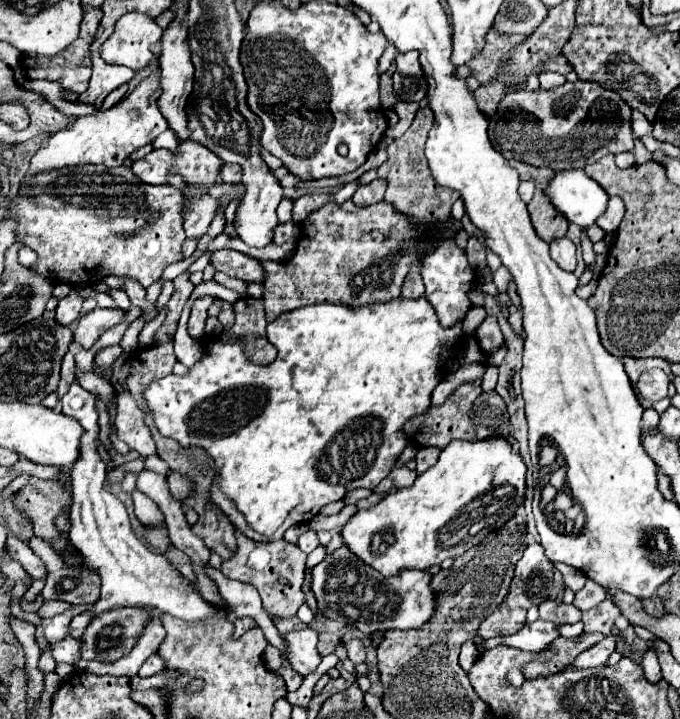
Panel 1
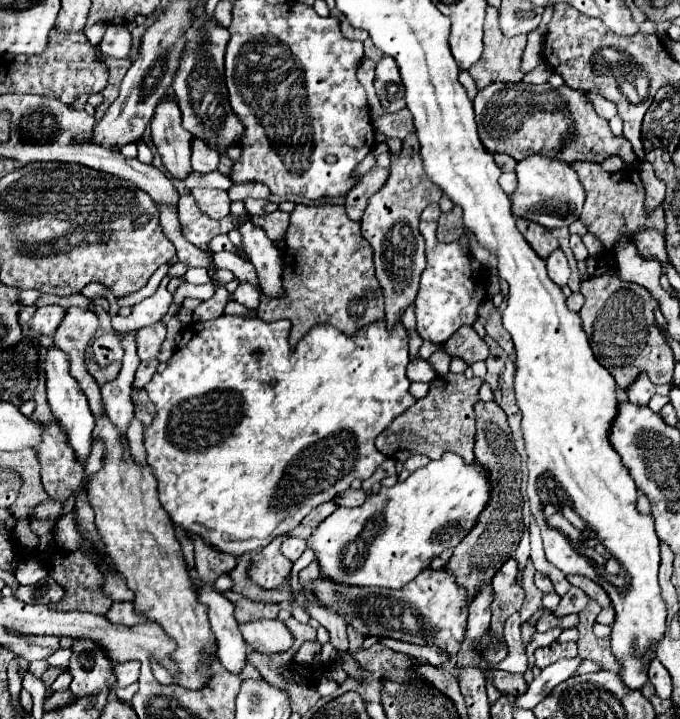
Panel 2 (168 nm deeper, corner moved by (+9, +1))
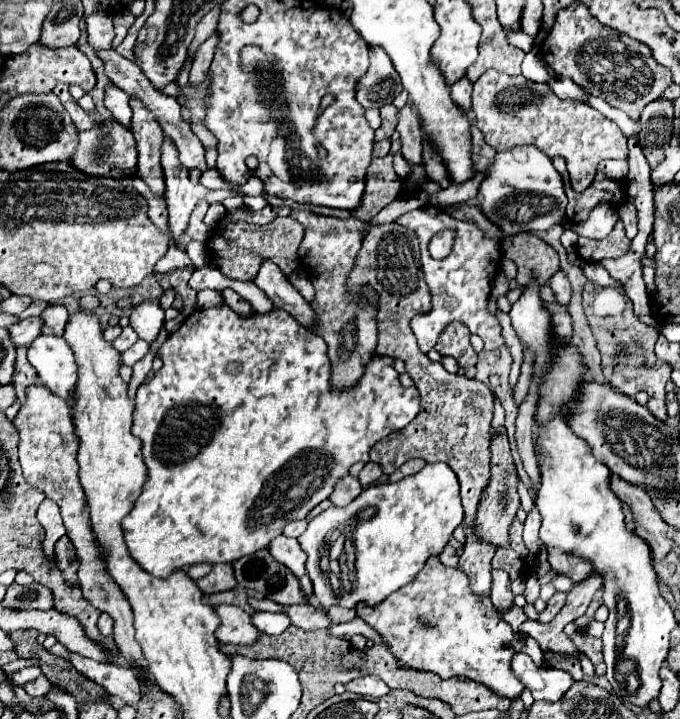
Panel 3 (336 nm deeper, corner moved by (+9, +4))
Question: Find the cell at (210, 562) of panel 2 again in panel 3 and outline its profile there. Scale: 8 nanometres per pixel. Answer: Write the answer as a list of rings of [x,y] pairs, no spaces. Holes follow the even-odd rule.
[[[219,564],[213,566],[213,570],[197,580],[197,586],[203,590],[203,594],[213,594],[213,592],[223,592],[223,590],[231,590],[235,588],[235,574],[233,574],[233,566],[231,564]]]

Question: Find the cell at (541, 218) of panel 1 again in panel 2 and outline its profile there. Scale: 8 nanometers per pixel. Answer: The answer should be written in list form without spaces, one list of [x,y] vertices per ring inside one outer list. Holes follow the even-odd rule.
[[[517,221],[517,227],[525,241],[531,245],[531,249],[535,249],[535,253],[541,259],[547,259],[555,249],[559,249],[557,239],[541,225],[535,225],[533,221]]]

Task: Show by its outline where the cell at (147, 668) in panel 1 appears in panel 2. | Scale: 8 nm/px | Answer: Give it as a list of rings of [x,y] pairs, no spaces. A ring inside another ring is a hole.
[[[133,661],[131,663],[123,663],[123,665],[115,665],[113,673],[117,677],[117,687],[127,687],[127,685],[137,681],[137,677],[139,677],[139,665],[135,665]]]

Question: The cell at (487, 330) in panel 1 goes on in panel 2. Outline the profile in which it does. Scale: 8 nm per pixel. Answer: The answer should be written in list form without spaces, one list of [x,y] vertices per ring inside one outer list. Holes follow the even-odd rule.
[[[463,327],[455,335],[451,335],[449,341],[443,345],[443,351],[451,357],[463,359],[467,365],[487,359],[487,343],[479,339],[473,327]]]

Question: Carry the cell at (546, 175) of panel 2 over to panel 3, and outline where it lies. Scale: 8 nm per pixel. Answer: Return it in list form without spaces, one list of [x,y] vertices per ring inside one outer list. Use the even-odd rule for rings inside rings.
[[[515,146],[513,150],[497,152],[493,166],[485,172],[479,194],[485,216],[507,234],[539,232],[565,222],[569,198],[563,178],[555,170],[551,158],[535,146]]]

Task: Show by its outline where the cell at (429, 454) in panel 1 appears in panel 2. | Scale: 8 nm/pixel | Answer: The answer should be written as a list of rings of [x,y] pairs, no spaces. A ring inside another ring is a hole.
[[[411,455],[405,463],[403,463],[403,471],[399,473],[399,481],[405,481],[413,471],[417,471],[419,467],[425,467],[431,459],[427,455]]]

